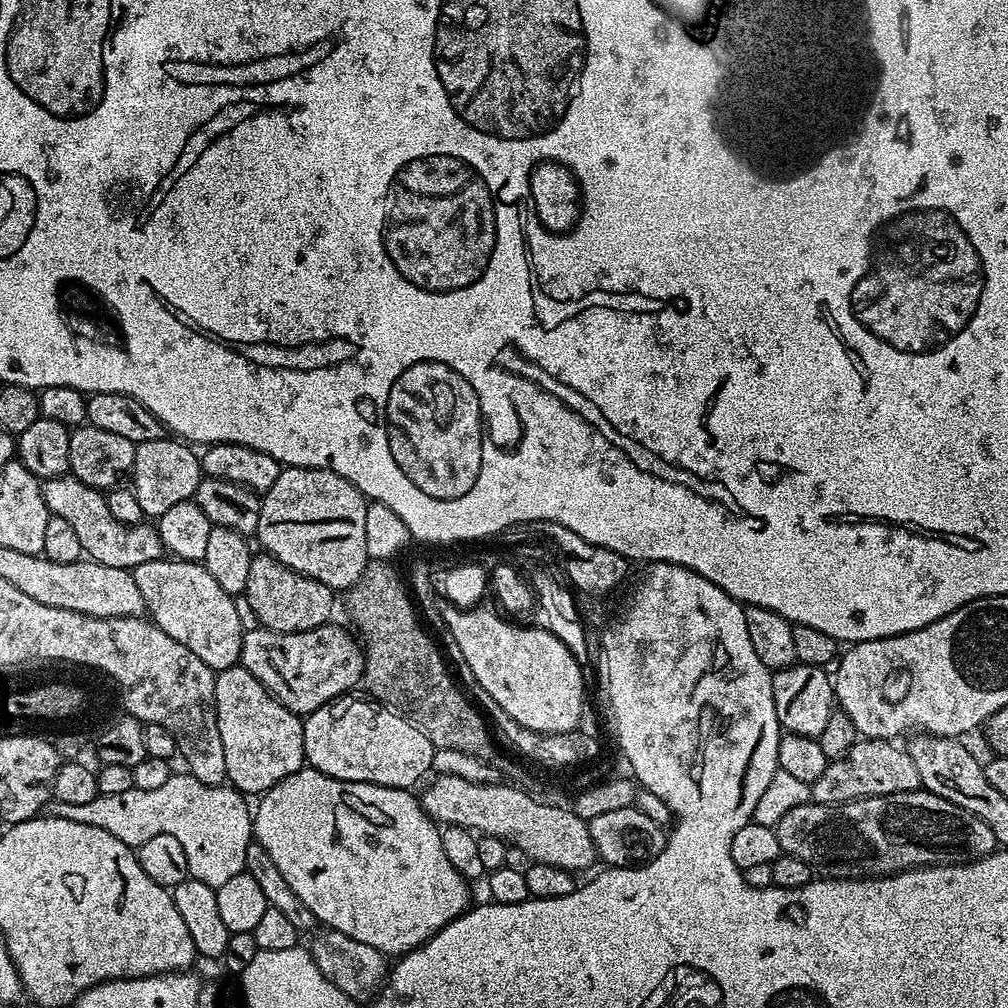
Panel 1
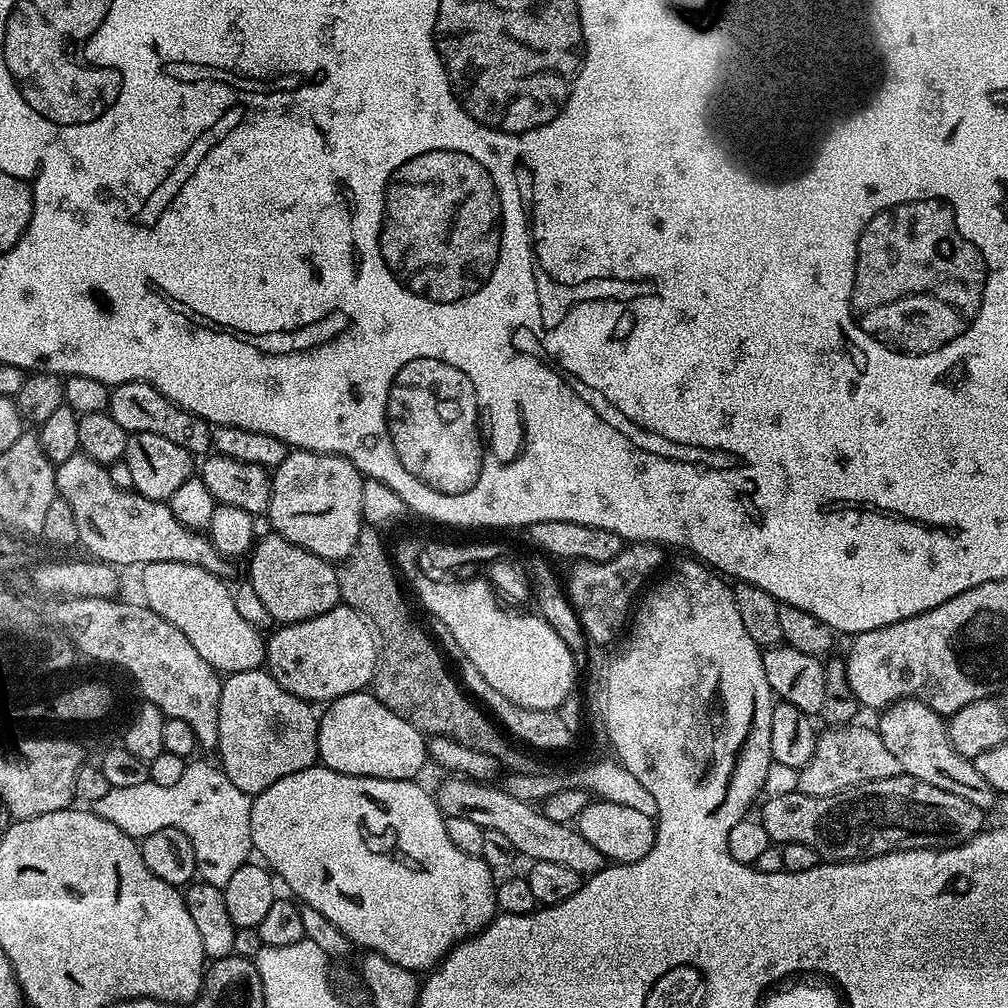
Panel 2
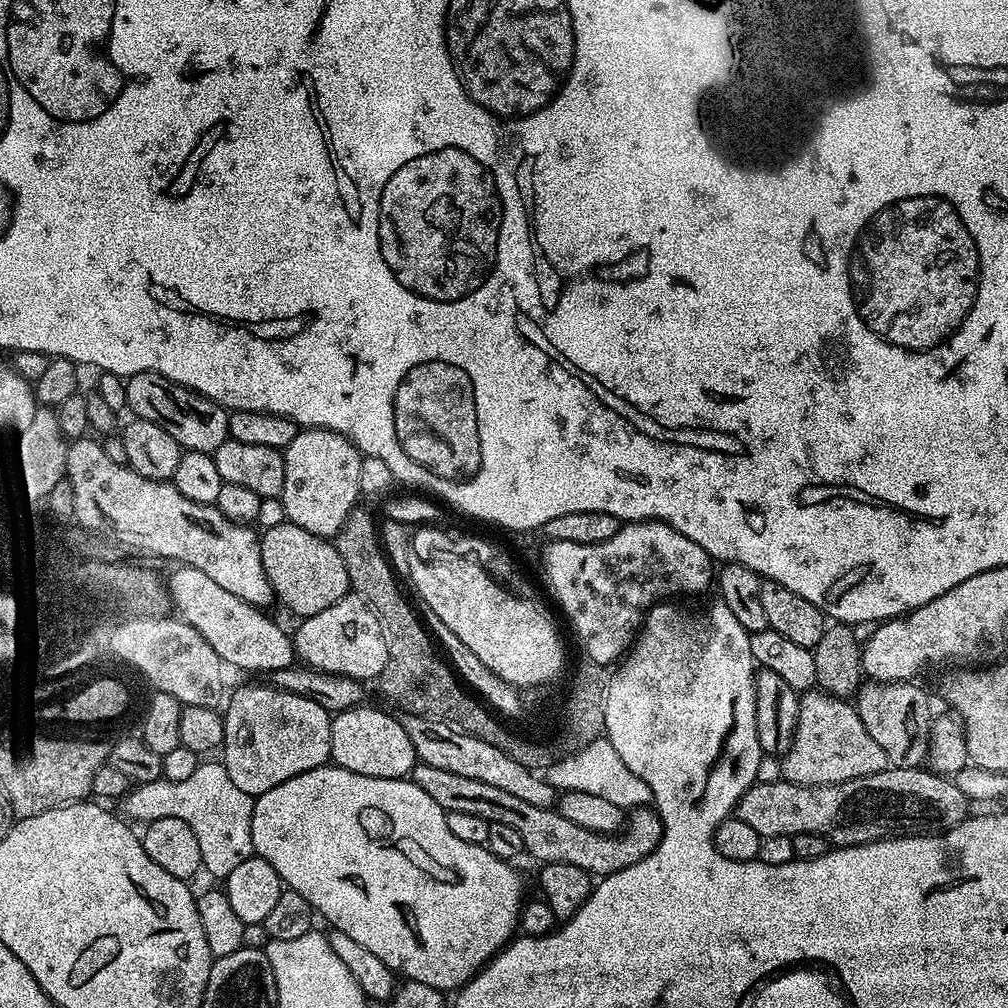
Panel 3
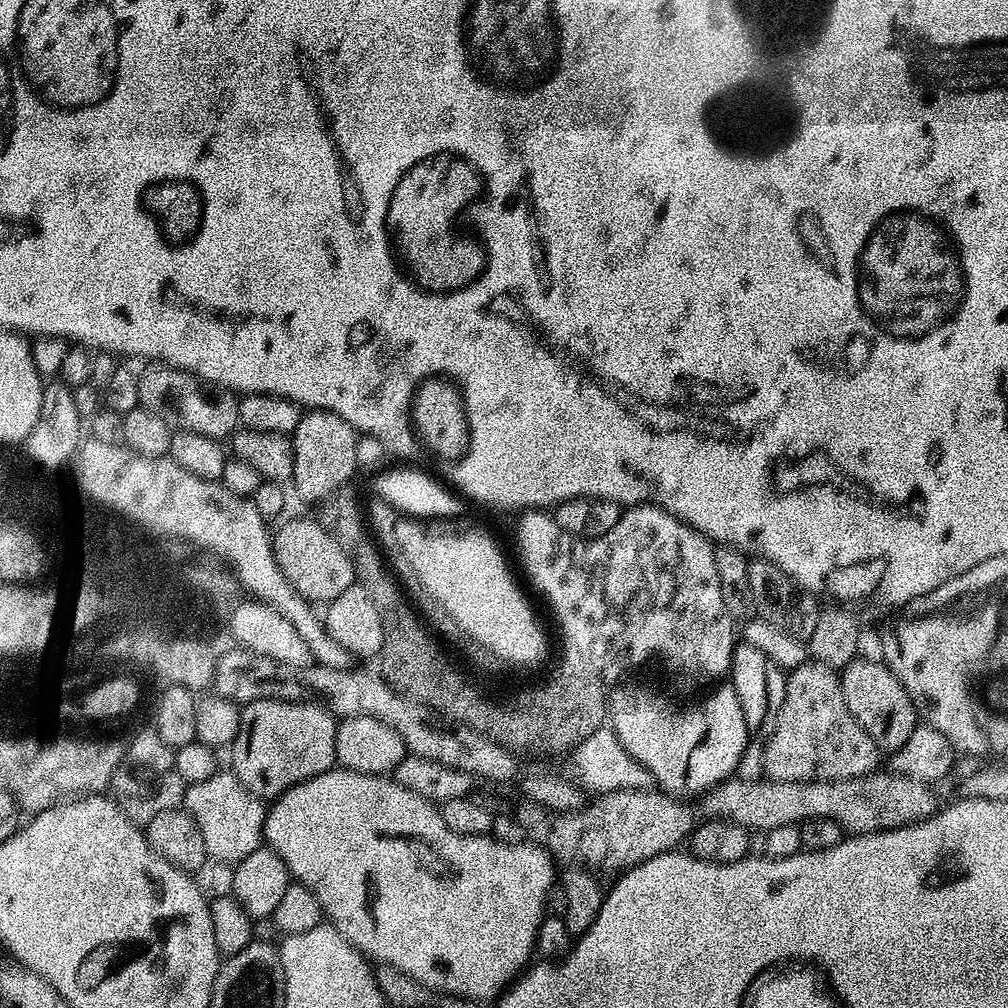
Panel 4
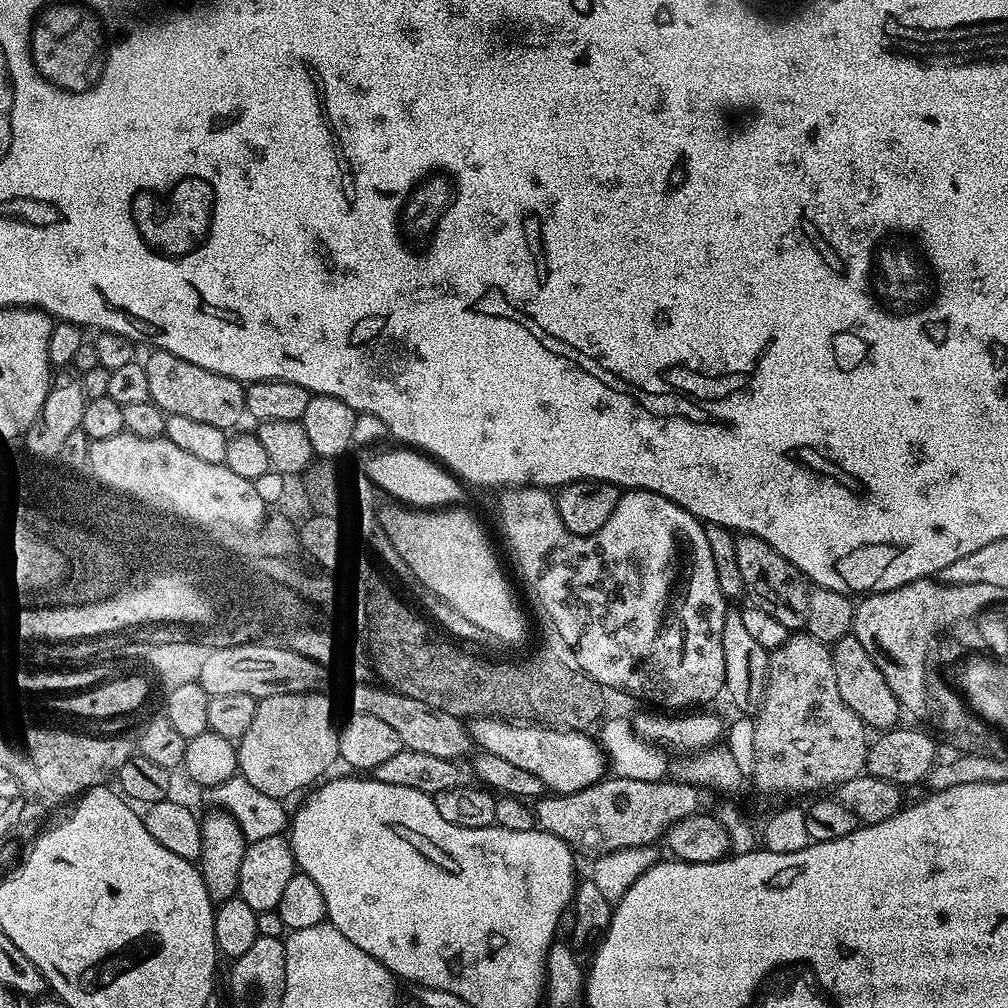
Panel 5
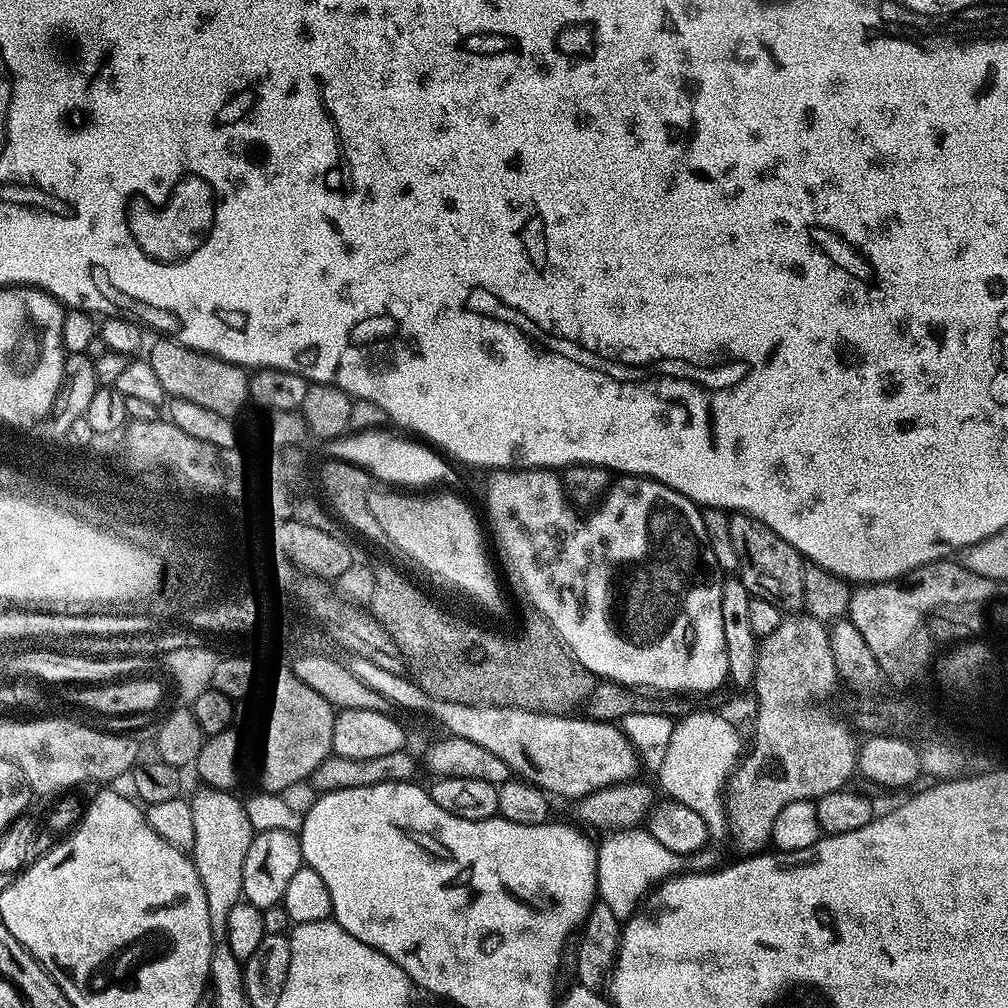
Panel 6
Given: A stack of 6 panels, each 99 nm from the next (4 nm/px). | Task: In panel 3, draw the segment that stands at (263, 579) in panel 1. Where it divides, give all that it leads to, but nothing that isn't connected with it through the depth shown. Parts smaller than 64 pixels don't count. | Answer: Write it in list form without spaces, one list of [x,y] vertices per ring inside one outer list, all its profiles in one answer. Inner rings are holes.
[[[285,520],[270,527],[260,536],[260,552],[262,569],[265,570],[266,578],[272,587],[273,594],[277,601],[285,604],[296,618],[313,616],[318,610],[326,610],[326,606],[334,606],[343,596],[349,595],[350,585],[346,574],[346,562],[342,562],[342,556],[338,554],[335,543],[318,535],[310,534],[300,526],[294,526]]]

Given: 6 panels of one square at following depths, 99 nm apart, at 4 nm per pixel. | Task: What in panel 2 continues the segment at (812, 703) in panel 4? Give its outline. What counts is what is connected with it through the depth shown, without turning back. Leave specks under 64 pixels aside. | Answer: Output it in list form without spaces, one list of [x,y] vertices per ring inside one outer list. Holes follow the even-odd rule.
[[[853,722],[845,727],[829,727],[824,731],[819,733],[814,758],[799,769],[798,790],[802,794],[833,796],[859,784],[901,775],[897,759],[886,750],[875,727],[863,728],[860,722]]]

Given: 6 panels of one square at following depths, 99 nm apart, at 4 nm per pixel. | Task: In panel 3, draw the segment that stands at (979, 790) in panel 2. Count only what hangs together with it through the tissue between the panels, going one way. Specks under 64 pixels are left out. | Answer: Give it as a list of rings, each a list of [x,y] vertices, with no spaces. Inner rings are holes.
[[[867,681],[858,689],[854,707],[867,733],[886,752],[893,767],[915,768],[927,759],[927,738],[932,713],[930,714],[930,702],[917,683]]]

